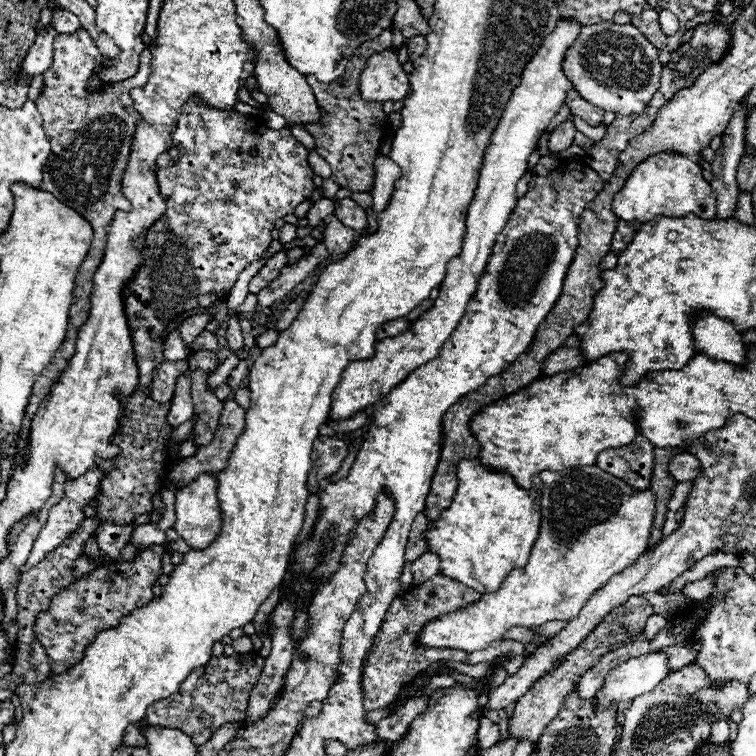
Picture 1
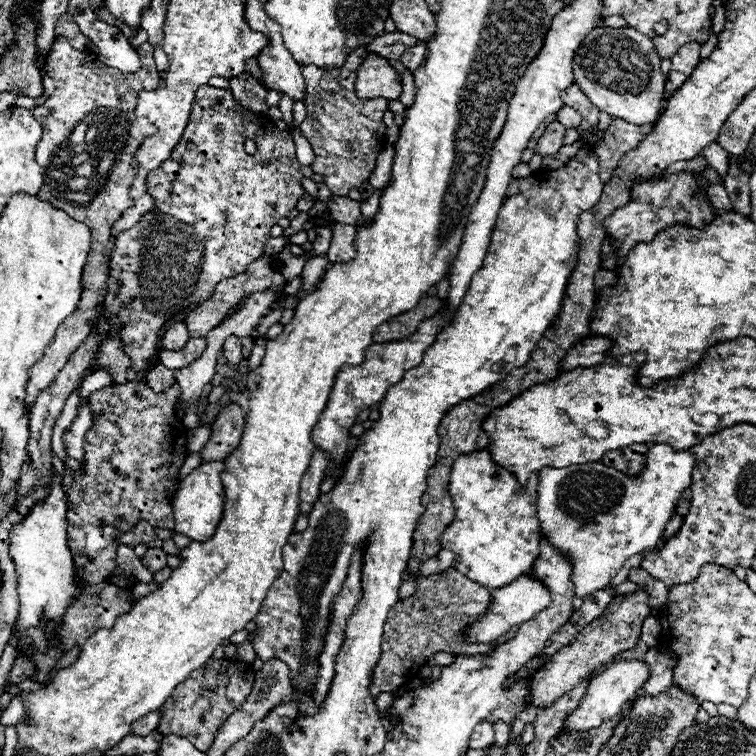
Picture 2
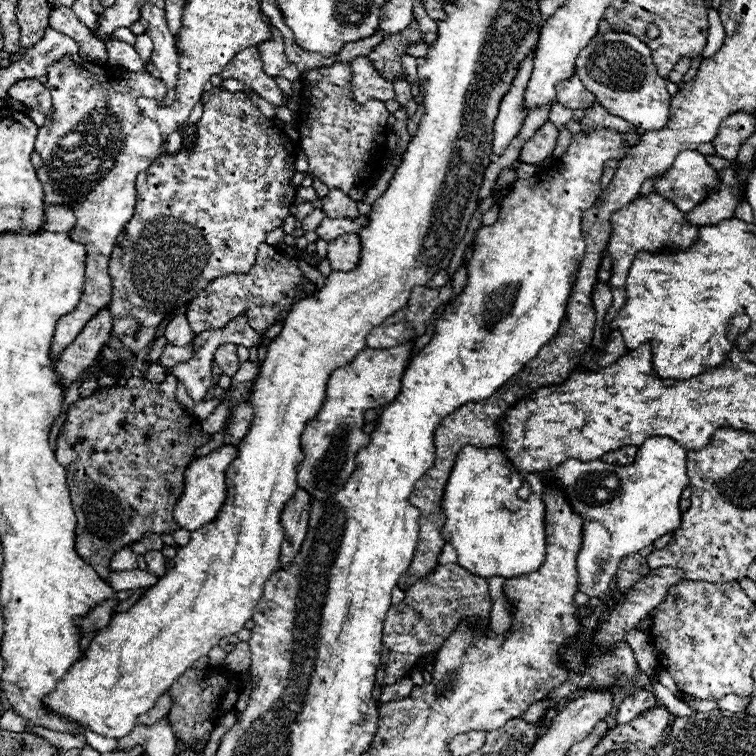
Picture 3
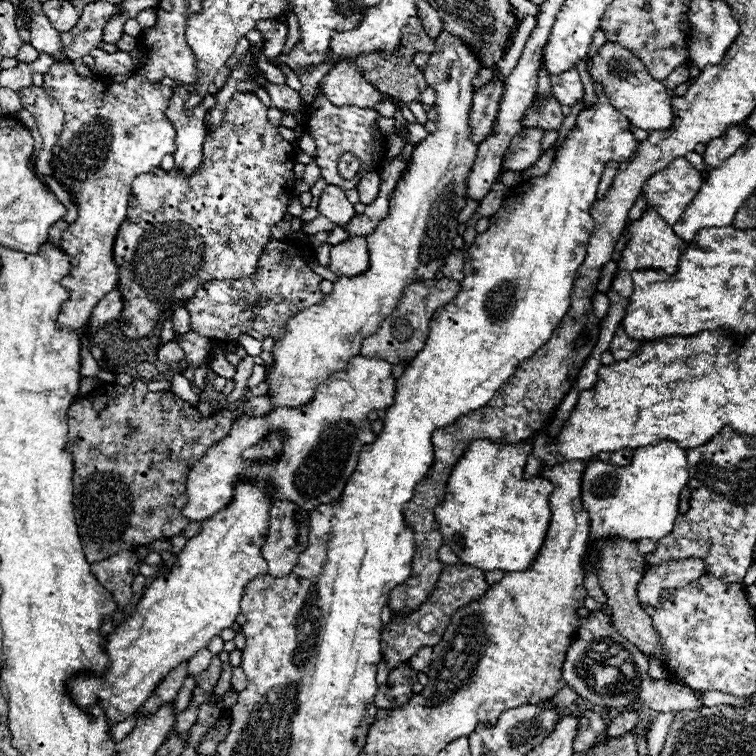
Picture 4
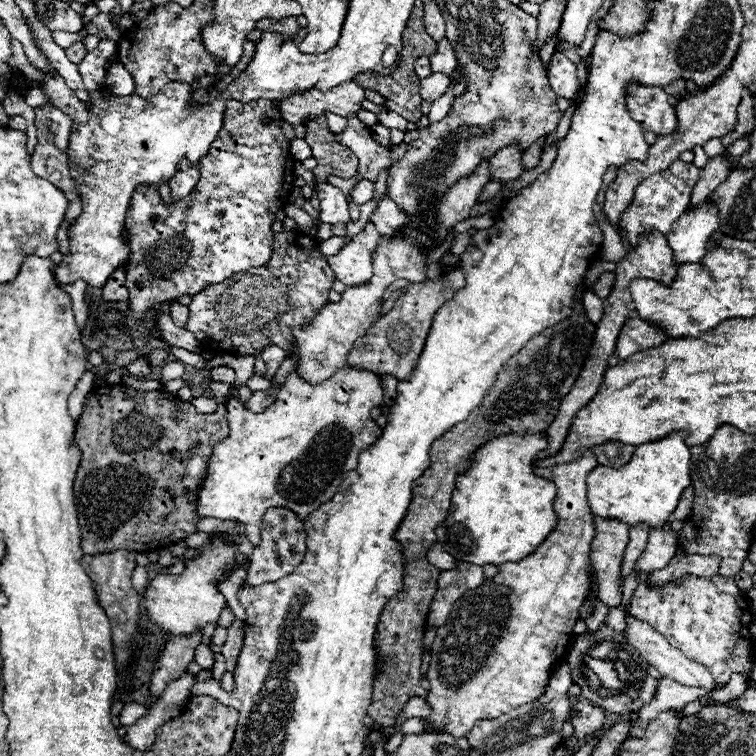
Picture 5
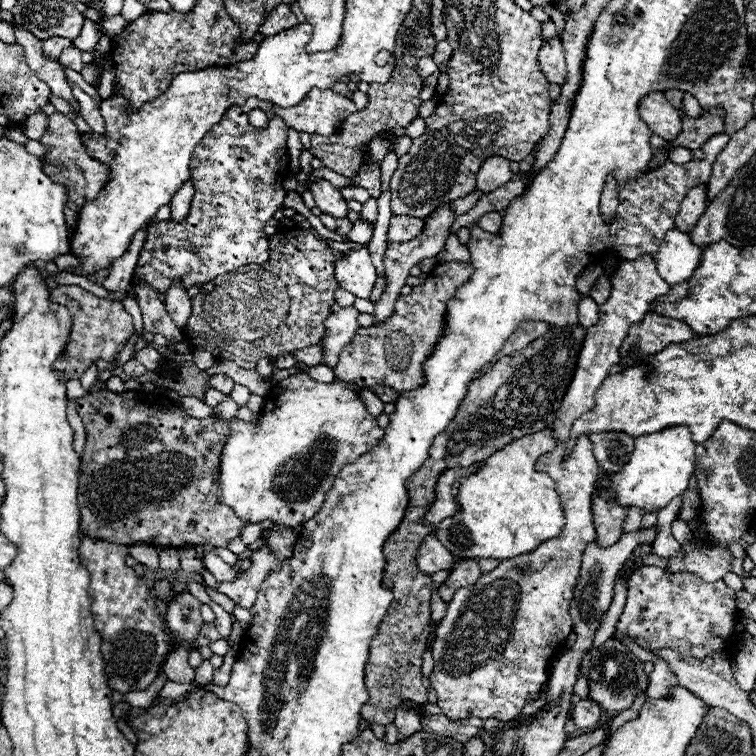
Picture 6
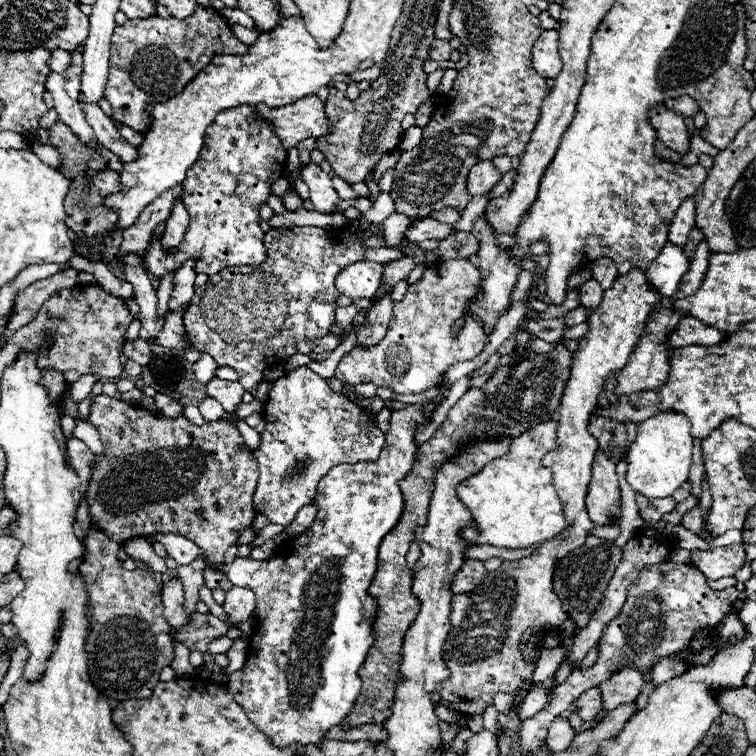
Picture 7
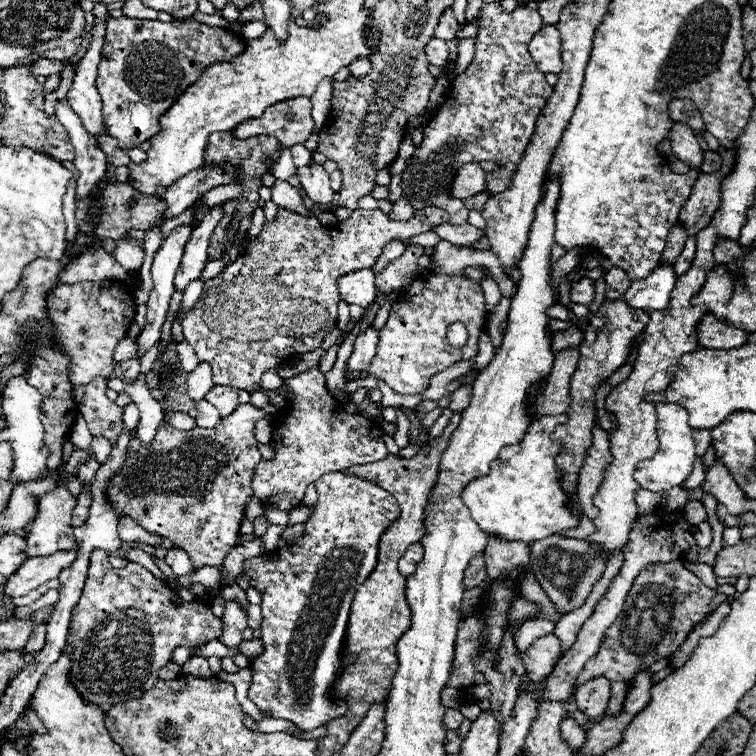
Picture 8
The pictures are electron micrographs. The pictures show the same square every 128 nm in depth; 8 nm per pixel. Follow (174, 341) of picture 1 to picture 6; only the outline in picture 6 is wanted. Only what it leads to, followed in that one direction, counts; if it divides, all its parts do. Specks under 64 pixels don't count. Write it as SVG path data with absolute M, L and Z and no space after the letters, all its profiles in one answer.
M182 278L174 280L172 288L168 288L166 298L164 298L164 306L166 306L166 312L172 316L172 320L176 322L176 326L184 328L186 320L190 316L190 310L192 310L192 302L188 298L184 284L182 284Z

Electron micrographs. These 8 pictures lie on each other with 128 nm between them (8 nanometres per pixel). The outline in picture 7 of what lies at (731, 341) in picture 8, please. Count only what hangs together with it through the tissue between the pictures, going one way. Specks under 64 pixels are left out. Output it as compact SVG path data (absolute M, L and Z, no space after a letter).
M688 316L684 320L680 320L678 328L672 332L670 336L670 346L672 348L680 348L680 346L690 346L690 344L698 344L698 346L714 346L720 344L728 338L730 334L720 332L712 326L702 324L700 320Z

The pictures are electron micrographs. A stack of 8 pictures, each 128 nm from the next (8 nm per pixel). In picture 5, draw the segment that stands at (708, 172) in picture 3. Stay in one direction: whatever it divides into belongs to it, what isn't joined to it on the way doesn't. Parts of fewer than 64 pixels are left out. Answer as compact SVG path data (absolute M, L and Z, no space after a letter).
M675 160L666 170L653 174L640 183L634 190L634 204L630 204L622 218L620 218L620 230L626 232L626 239L630 244L630 249L634 250L638 246L638 237L650 232L668 232L670 224L678 220L690 202L692 188L696 186L699 179L700 169L692 163L685 163Z

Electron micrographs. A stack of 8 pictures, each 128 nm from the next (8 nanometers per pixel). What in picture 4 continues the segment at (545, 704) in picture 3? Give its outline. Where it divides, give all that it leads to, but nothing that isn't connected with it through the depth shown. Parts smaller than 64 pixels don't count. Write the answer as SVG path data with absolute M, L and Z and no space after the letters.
M564 686L564 688L554 696L554 702L556 702L558 708L568 708L572 702L576 702L576 698L578 698L578 694L576 694L572 688Z

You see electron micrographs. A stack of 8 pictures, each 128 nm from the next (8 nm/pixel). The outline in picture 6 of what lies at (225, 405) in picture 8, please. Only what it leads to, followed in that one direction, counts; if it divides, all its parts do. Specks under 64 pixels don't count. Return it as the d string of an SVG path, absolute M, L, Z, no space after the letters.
M216 374L216 376L210 376L210 388L216 388L224 396L230 396L230 392L234 388L234 382L228 376L224 376L224 374Z

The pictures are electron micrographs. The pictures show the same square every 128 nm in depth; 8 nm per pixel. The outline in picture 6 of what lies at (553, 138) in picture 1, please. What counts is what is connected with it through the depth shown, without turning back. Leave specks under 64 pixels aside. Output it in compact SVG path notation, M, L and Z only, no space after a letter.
M492 156L492 158L484 160L480 170L476 172L476 190L492 192L492 190L504 186L506 182L510 182L514 172L510 170L508 164L510 162L502 156Z

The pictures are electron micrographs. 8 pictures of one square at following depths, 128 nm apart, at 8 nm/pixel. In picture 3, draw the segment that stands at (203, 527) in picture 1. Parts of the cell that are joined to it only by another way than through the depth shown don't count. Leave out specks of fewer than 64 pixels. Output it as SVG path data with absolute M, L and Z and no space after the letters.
M220 446L210 454L196 458L190 464L190 468L184 474L184 496L180 496L174 508L174 518L180 528L194 532L218 516L226 500L226 470L236 456L238 456L238 446Z

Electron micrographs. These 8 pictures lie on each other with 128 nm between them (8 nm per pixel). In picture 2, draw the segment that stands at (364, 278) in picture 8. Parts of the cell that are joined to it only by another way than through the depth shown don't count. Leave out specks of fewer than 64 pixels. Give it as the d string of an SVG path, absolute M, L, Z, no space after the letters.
M334 222L334 234L332 234L332 244L328 248L328 260L332 264L346 264L356 256L354 248L354 238L356 238L356 228L338 224Z

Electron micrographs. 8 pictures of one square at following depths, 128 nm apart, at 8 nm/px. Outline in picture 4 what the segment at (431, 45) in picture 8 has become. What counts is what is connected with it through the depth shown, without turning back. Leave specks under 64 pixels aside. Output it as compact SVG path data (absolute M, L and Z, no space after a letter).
M442 32L434 44L436 52L430 54L424 76L436 90L436 132L414 146L410 166L390 198L388 218L366 236L370 252L368 272L354 278L338 278L324 304L306 308L288 320L284 338L274 344L274 366L268 378L272 408L300 406L312 400L320 382L342 370L352 356L358 356L362 340L372 336L396 308L400 292L408 284L434 278L444 258L454 250L452 240L458 236L456 216L466 204L466 176L478 152L470 142L468 112L474 94L470 80L478 74L480 64L474 52L448 32Z

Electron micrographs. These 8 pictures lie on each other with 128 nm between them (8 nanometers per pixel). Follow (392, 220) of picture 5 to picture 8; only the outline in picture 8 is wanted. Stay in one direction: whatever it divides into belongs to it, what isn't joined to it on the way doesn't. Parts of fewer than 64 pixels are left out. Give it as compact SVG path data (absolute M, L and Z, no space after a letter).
M440 224L434 228L434 232L442 238L448 240L456 246L472 246L476 244L484 232L480 228L472 228L470 224L462 224L462 226L450 226L450 224Z

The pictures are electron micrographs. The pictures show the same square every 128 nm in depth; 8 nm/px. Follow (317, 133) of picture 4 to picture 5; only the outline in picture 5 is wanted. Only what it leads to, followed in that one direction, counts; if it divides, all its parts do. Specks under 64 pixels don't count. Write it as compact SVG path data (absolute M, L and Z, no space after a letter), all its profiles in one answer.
M350 114L348 116L346 130L342 134L336 134L334 138L342 146L348 146L356 154L356 158L360 162L358 176L352 176L348 180L342 180L338 176L328 176L328 182L330 184L336 184L336 188L340 188L344 194L348 194L360 180L376 182L380 170L384 170L390 164L394 164L396 160L400 160L402 154L404 154L404 148L406 148L406 144L396 146L396 148L384 148L384 146L376 144L372 140L370 128L366 124L362 124L356 118L356 114Z

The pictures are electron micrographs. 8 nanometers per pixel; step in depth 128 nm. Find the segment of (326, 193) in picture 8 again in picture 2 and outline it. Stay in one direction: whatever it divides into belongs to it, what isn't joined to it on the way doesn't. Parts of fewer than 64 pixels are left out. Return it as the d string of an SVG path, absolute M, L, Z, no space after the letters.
M332 196L328 202L328 212L332 220L348 226L358 226L364 222L364 216L360 212L360 202L348 198L348 196Z

